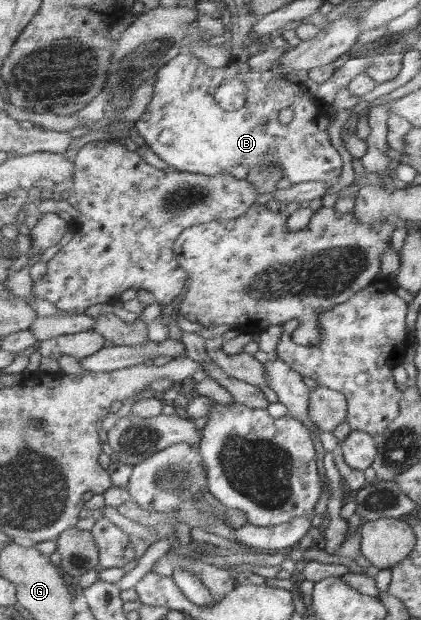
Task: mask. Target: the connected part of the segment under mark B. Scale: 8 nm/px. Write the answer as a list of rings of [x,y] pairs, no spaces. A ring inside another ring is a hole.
[[[184,51],[178,54],[174,59],[171,59],[158,73],[155,75],[156,81],[154,84],[154,97],[152,101],[148,104],[146,108],[146,113],[144,116],[140,118],[138,122],[135,123],[135,127],[137,128],[137,132],[139,135],[145,140],[145,143],[151,149],[153,153],[159,156],[172,170],[178,170],[180,172],[192,172],[192,173],[203,173],[203,174],[219,174],[228,172],[230,168],[233,168],[237,165],[248,166],[249,169],[257,166],[258,164],[265,164],[266,162],[272,162],[273,164],[278,164],[283,167],[285,177],[291,182],[293,185],[297,183],[304,182],[326,182],[331,186],[336,185],[338,181],[340,181],[340,175],[342,175],[342,167],[344,167],[344,161],[342,161],[342,157],[340,157],[340,153],[334,149],[334,145],[332,145],[332,141],[330,141],[330,135],[328,135],[328,127],[330,127],[330,112],[332,108],[330,105],[322,105],[317,103],[318,99],[316,94],[310,93],[310,89],[303,84],[299,83],[291,83],[288,80],[282,78],[279,80],[277,75],[272,72],[272,70],[268,70],[267,72],[254,72],[250,71],[248,76],[246,77],[247,87],[249,89],[249,96],[247,98],[246,105],[236,112],[228,112],[222,109],[222,106],[216,101],[215,93],[217,89],[220,87],[220,84],[227,79],[224,77],[224,73],[226,73],[226,67],[213,68],[212,66],[206,65],[203,59],[200,57],[196,57],[196,55]],[[286,107],[291,108],[291,110],[295,113],[294,119],[287,125],[282,125],[280,123],[280,111],[282,109],[286,109]]]

